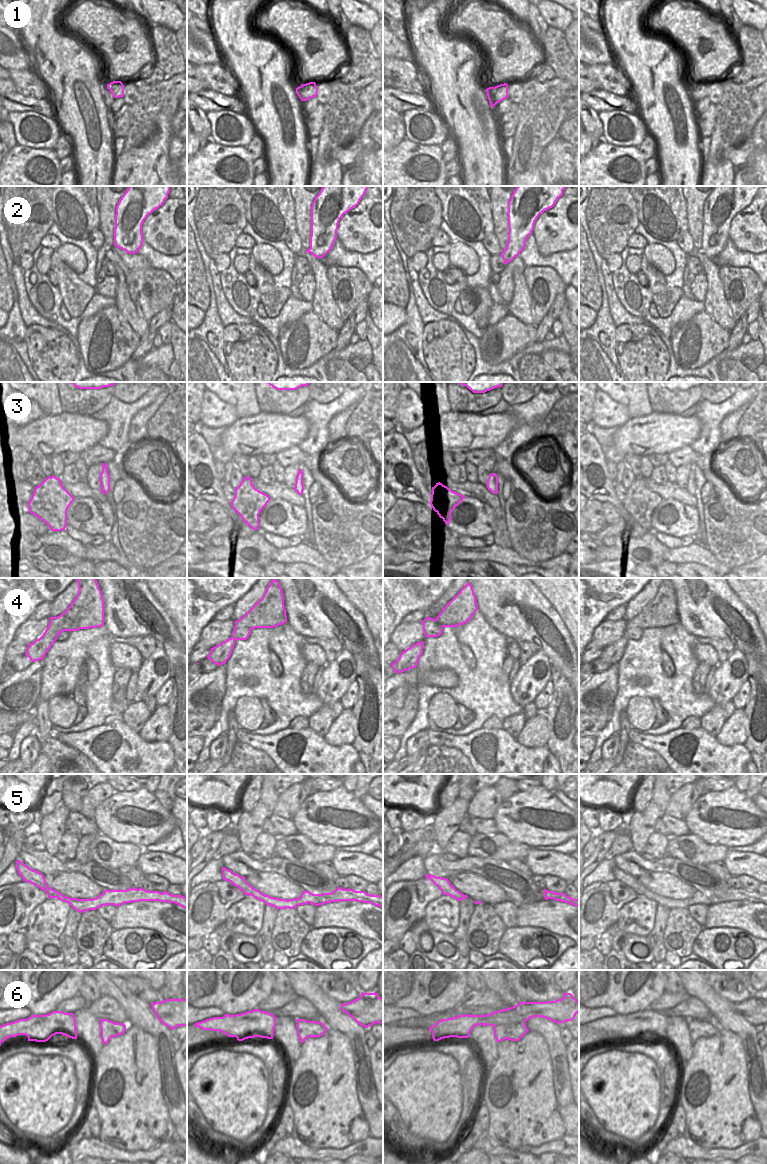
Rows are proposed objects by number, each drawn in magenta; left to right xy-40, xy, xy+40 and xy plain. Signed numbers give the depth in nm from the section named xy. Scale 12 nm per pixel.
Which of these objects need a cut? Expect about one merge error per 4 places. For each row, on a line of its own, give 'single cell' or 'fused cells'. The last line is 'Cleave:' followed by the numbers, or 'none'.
1: single cell
2: single cell
3: single cell
4: fused cells
5: single cell
6: fused cells
Cleave: 4, 6

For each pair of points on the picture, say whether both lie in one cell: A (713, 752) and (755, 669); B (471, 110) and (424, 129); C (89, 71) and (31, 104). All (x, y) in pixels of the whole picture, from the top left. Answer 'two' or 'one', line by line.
A: two
B: two
C: two

